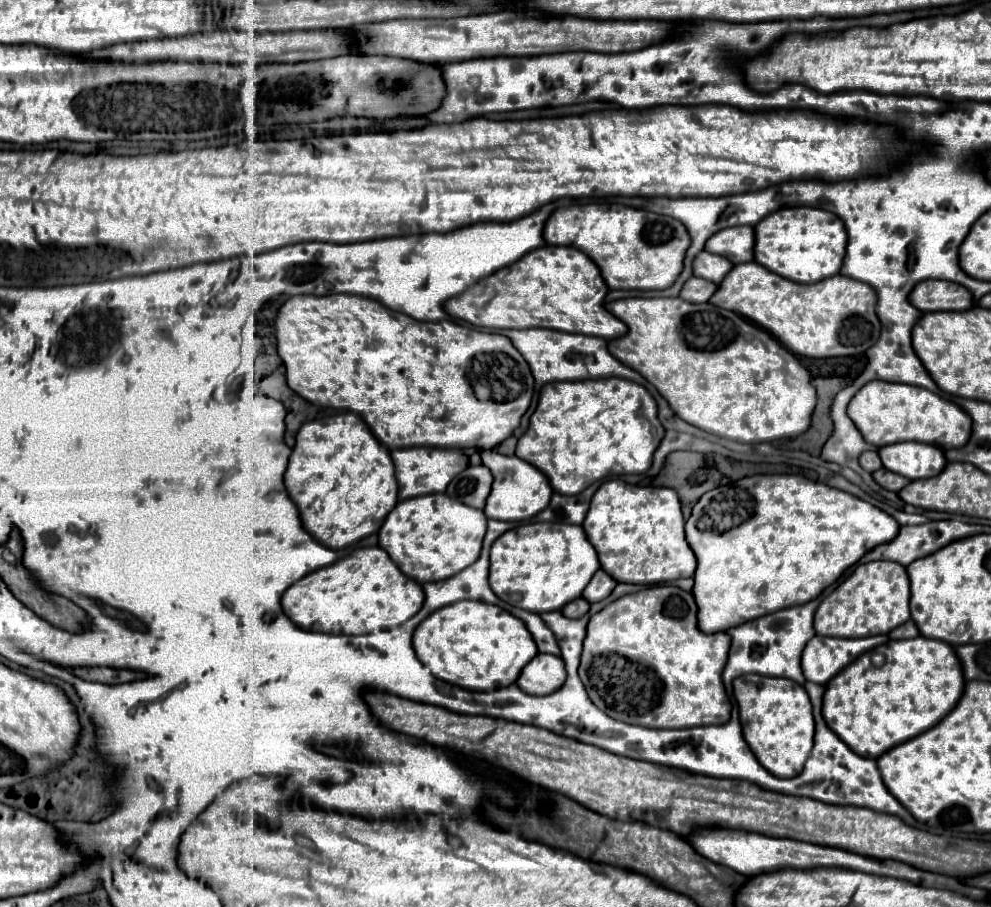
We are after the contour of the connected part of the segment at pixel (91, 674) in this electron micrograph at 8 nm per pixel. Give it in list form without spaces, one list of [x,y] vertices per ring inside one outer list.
[[[97,667],[97,669],[75,669],[73,671],[77,677],[83,677],[87,681],[99,681],[99,683],[125,683],[139,679],[139,673],[133,671],[117,671],[109,667]]]

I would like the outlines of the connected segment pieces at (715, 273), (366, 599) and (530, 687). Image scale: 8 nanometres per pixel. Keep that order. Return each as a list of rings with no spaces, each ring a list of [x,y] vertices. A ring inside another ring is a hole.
[[[701,251],[693,261],[693,275],[709,279],[713,283],[721,283],[721,279],[733,269],[733,263],[723,255],[715,255],[709,251]]]
[[[361,547],[293,583],[285,591],[281,605],[285,615],[301,629],[333,635],[361,635],[405,623],[417,615],[423,601],[423,587],[403,575],[381,547]]]
[[[535,655],[521,671],[517,685],[529,695],[549,695],[567,679],[565,663],[557,655]]]

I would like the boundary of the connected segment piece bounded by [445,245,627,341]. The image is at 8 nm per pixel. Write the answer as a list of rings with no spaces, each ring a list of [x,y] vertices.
[[[545,245],[531,251],[517,263],[481,279],[465,293],[449,299],[445,311],[451,317],[489,329],[531,329],[547,327],[567,333],[615,339],[627,333],[627,325],[605,309],[609,287],[601,279],[597,265],[575,247]]]

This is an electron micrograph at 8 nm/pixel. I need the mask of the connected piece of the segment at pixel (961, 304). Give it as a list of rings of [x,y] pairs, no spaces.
[[[921,281],[911,291],[911,303],[925,311],[963,311],[973,307],[973,295],[969,289],[953,281]]]

